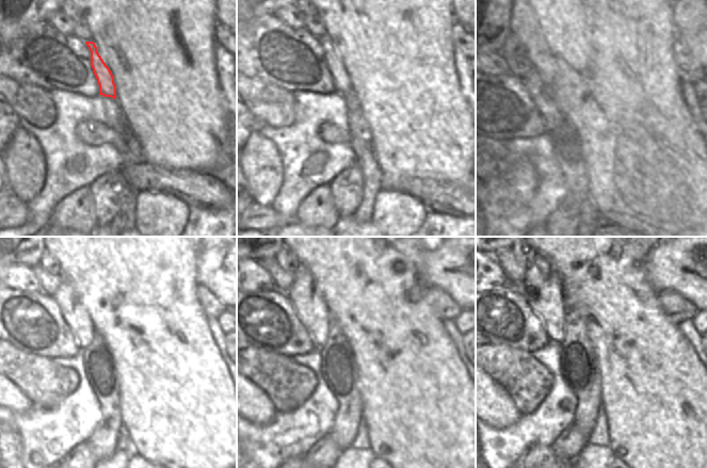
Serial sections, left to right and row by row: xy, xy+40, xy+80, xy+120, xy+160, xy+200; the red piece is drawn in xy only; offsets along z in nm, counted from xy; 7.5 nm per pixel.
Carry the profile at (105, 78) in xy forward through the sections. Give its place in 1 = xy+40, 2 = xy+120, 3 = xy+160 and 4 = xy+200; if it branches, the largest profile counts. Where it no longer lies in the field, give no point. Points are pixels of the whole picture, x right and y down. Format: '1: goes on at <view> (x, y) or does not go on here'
1: goes on at xy+40 (341, 79)
2: goes on at xy+120 (74, 312)
3: goes on at xy+160 (308, 303)
4: goes on at xy+200 (543, 285)

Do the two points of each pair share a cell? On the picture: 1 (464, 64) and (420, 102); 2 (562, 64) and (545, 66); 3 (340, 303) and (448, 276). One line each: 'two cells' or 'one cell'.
1: two cells
2: two cells
3: two cells

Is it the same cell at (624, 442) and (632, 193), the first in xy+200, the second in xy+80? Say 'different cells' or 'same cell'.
same cell

